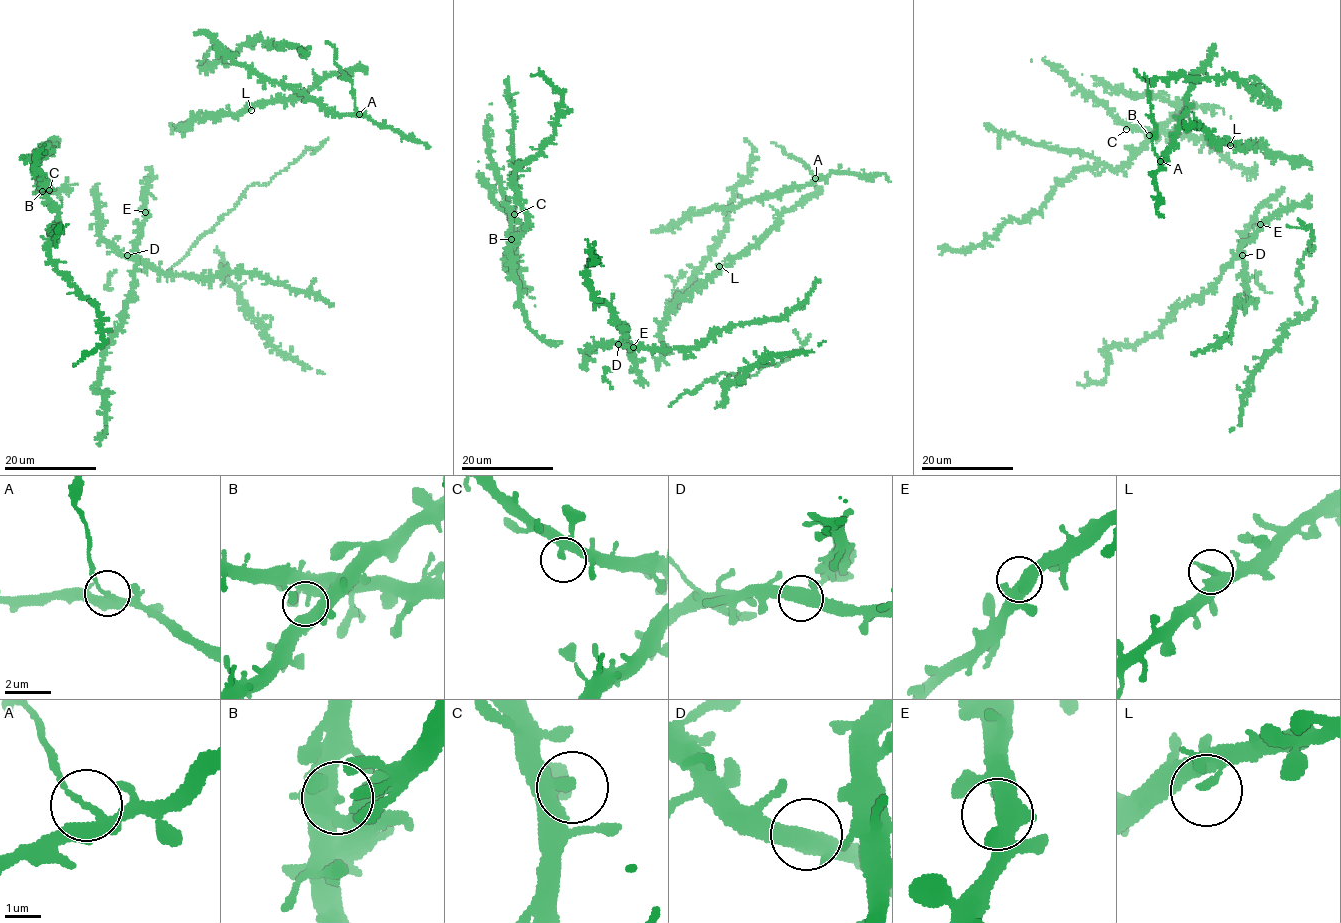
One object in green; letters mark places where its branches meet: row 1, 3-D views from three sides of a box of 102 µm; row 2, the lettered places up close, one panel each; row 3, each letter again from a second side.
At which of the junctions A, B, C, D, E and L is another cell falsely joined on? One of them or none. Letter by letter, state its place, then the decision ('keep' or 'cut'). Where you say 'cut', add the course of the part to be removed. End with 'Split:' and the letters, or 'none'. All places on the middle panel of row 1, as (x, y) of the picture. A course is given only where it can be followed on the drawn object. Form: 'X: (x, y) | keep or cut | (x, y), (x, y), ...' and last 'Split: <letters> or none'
A: (815, 178) | cut | (816, 178), (808, 165), (785, 154), (770, 141)
B: (511, 239) | keep
C: (514, 214) | keep
D: (618, 344) | keep
E: (633, 347) | keep
L: (719, 266) | keep
Split: A

